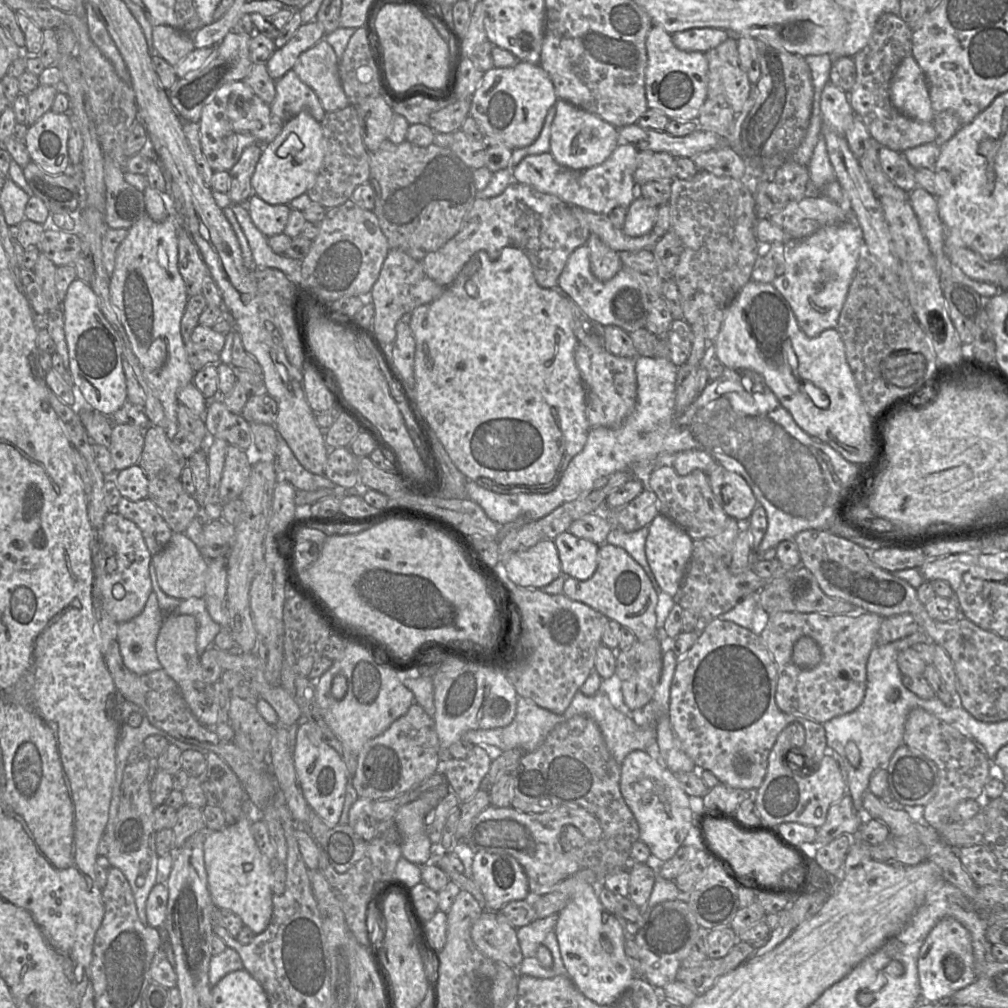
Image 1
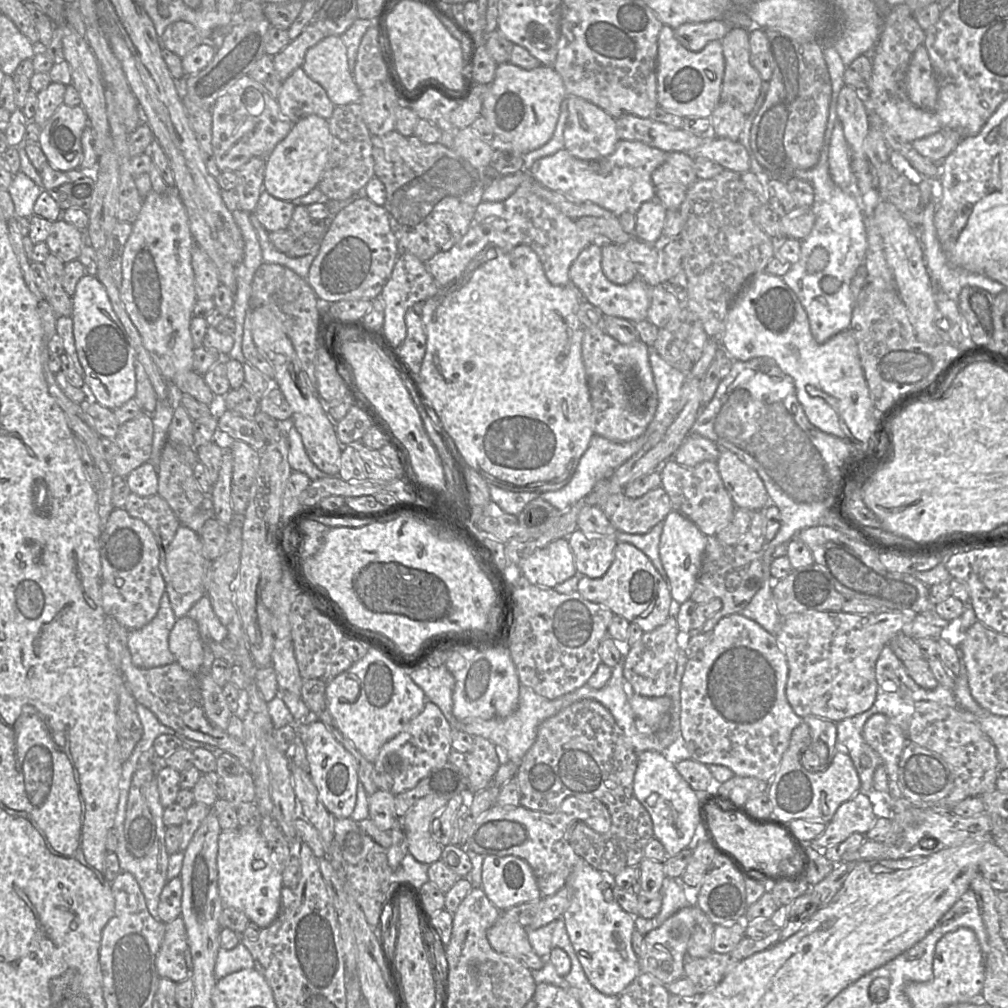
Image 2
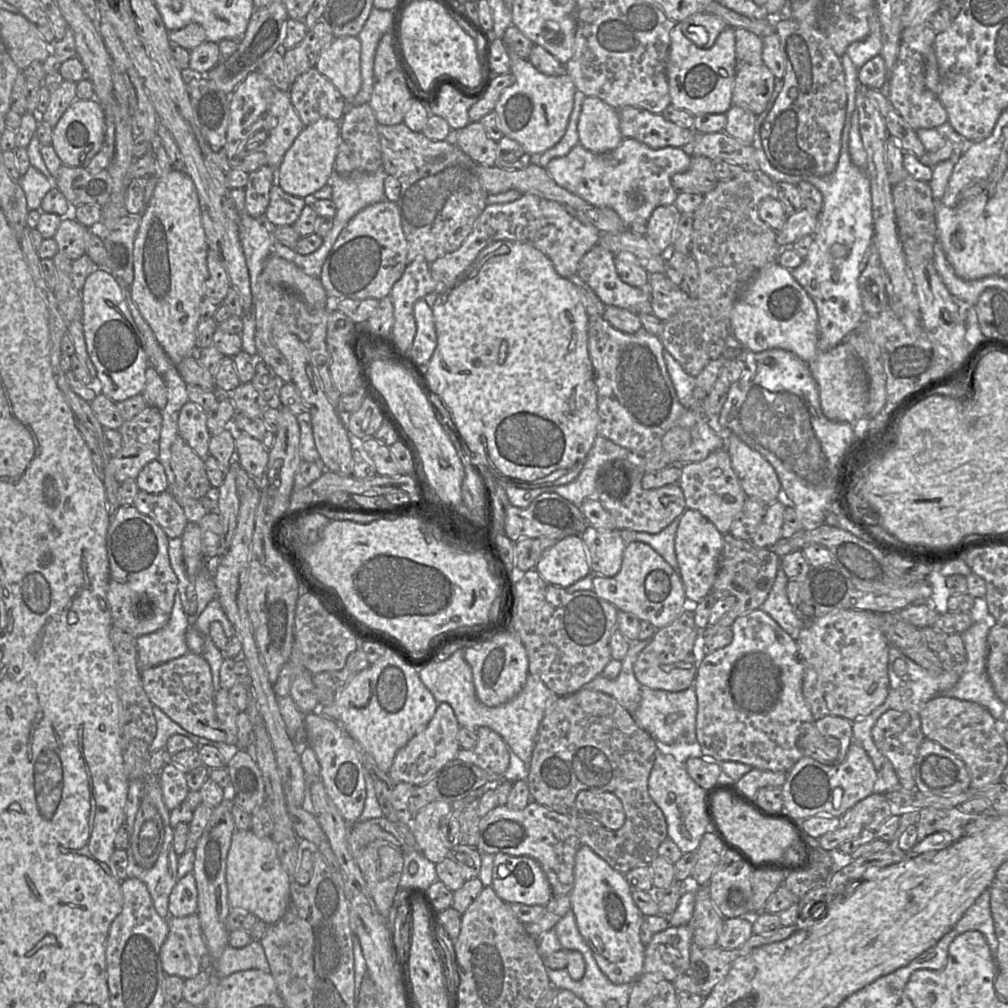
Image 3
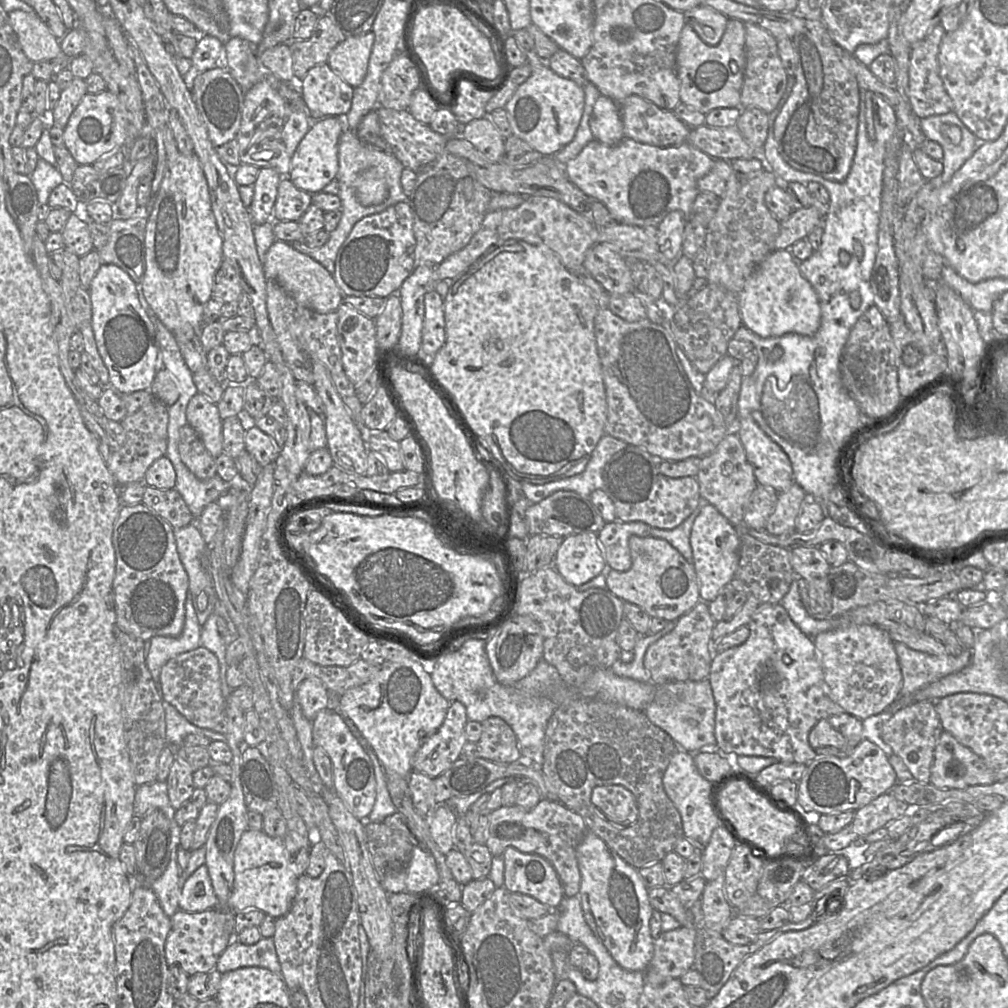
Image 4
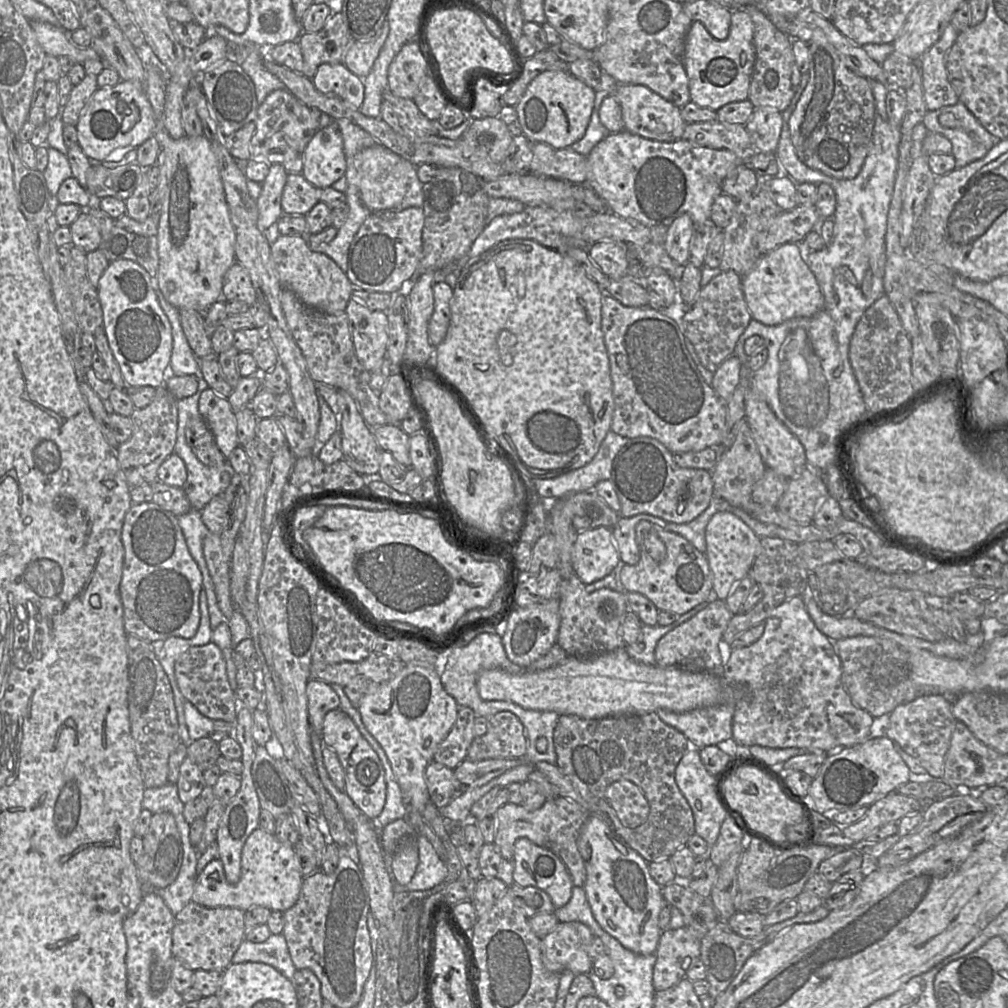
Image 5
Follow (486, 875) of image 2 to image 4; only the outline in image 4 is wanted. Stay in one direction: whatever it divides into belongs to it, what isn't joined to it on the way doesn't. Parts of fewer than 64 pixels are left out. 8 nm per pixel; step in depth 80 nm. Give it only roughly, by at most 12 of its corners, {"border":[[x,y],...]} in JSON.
{"border":[[505,850],[505,889],[551,909],[564,891],[551,863]]}

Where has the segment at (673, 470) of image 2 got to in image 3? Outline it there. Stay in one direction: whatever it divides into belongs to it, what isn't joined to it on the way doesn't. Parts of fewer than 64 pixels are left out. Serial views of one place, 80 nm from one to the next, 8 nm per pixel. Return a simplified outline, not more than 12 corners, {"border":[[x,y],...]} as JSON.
{"border":[[722,448],[681,466],[686,508],[727,534],[748,498]]}

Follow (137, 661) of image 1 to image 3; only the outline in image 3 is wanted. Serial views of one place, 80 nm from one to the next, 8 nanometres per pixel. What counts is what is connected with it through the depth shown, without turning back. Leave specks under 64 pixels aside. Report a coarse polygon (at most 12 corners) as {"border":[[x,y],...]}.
{"border":[[179,593],[167,624],[136,638],[140,669],[188,652]]}

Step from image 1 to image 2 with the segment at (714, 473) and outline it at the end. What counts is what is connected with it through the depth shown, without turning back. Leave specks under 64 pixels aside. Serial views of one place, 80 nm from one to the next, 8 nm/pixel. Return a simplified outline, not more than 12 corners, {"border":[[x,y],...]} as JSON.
{"border":[[729,450],[716,460],[736,508],[770,502],[758,473]]}

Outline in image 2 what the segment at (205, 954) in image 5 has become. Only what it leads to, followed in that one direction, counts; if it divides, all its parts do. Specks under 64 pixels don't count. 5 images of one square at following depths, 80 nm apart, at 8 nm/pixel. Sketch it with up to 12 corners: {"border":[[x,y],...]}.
{"border":[[184,922],[165,924],[156,955],[160,978],[181,983],[191,974]]}

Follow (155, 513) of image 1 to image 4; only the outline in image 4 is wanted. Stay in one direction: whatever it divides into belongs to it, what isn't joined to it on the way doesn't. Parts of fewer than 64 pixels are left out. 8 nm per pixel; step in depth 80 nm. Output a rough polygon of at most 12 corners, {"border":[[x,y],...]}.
{"border":[[146,486],[142,504],[174,530],[194,521],[175,489]]}

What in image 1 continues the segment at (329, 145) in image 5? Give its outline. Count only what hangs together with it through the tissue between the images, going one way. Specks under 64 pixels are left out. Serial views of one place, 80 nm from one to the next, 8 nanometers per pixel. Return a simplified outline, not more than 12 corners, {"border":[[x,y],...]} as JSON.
{"border":[[307,110],[262,148],[251,178],[268,204],[289,204],[324,160]]}

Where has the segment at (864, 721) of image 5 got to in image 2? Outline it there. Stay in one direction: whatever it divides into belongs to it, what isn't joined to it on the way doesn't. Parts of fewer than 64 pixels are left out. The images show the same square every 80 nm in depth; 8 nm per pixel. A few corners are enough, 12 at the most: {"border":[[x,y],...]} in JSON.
{"border":[[735,613],[687,659],[690,759],[770,781],[792,731],[825,770],[837,723],[800,717],[775,634]]}

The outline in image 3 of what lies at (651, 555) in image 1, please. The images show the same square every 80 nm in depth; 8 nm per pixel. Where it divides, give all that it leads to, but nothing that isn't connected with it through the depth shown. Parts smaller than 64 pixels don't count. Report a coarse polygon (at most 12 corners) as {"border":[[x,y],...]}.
{"border":[[700,512],[679,517],[674,547],[688,601],[708,594],[724,534]]}

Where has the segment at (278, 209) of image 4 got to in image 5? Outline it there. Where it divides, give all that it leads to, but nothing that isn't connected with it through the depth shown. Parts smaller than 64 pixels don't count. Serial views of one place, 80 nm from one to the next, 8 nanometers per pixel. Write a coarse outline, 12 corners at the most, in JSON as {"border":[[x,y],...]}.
{"border":[[301,173],[288,175],[283,215],[307,215],[321,189]]}

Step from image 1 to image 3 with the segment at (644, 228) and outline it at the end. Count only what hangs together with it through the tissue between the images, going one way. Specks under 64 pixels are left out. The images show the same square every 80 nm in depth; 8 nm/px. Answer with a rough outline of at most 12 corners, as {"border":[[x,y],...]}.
{"border":[[659,206],[646,221],[646,238],[660,251],[673,242],[681,213]]}

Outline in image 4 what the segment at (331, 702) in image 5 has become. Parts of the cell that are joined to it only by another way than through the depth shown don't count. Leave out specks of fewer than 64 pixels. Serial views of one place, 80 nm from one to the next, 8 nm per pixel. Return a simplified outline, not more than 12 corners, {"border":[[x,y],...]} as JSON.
{"border":[[317,679],[295,689],[296,703],[312,721],[327,708],[329,691]]}

